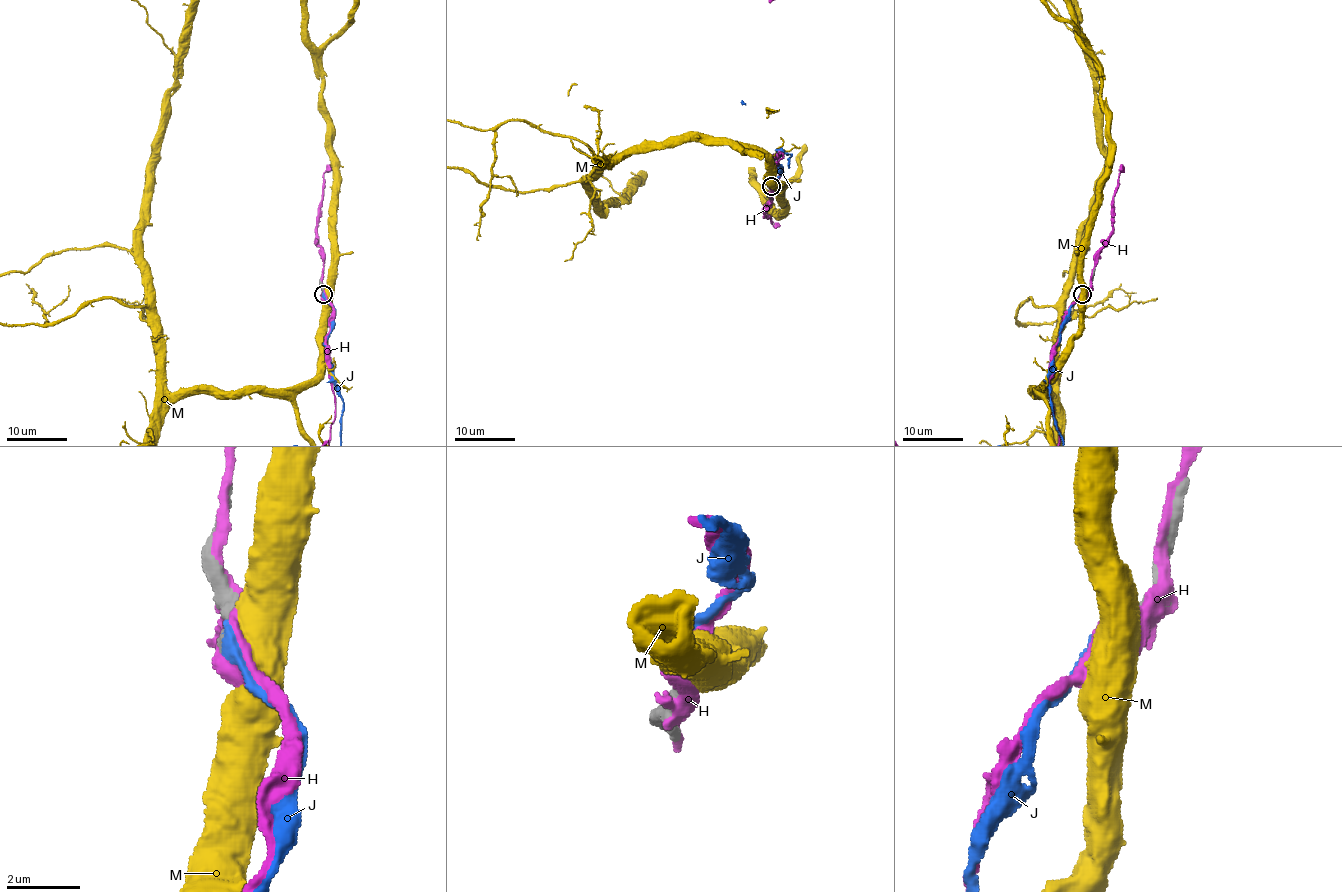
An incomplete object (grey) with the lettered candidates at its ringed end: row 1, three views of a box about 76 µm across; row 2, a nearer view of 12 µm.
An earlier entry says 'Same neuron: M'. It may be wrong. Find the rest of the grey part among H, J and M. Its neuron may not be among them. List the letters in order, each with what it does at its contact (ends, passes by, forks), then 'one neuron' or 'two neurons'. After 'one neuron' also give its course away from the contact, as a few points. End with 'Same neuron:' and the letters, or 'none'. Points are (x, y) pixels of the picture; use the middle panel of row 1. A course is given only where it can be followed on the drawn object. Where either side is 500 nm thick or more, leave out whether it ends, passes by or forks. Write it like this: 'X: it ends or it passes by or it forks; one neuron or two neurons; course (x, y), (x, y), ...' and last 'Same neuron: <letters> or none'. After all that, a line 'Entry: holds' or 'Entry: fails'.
H: it passes by; two neurons
J: it ends; one neuron
M: two neurons
Same neuron: J
Entry: fails

